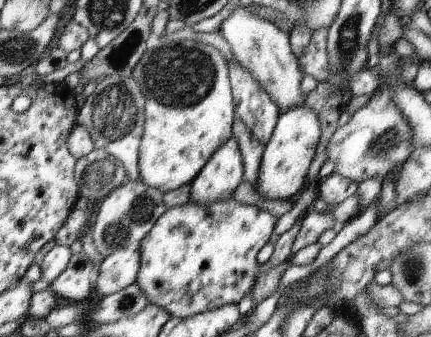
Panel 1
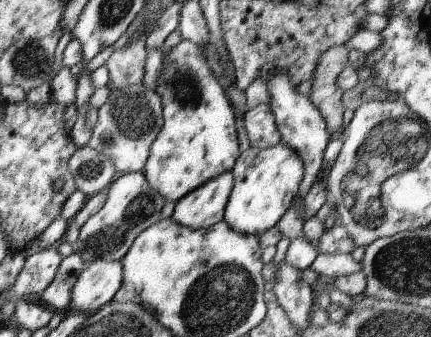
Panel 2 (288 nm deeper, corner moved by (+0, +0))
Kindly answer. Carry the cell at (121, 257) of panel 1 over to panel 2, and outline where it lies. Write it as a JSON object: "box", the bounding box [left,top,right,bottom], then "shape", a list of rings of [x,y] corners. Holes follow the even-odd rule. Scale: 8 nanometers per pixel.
{"box":[67,260,123,314],"shape":[[[95,260],[81,270],[75,286],[71,288],[71,300],[67,312],[93,314],[103,304],[111,302],[123,280],[121,262]]]}

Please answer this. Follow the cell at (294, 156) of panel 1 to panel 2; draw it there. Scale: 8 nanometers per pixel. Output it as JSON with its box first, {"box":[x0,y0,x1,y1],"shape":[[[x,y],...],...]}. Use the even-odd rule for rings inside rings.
{"box":[223,144,303,236],"shape":[[[277,144],[267,150],[247,148],[235,160],[233,190],[225,204],[223,222],[239,234],[261,236],[269,228],[277,226],[279,218],[285,214],[289,204],[295,200],[299,184],[303,180],[303,162],[299,154],[287,144]]]}

